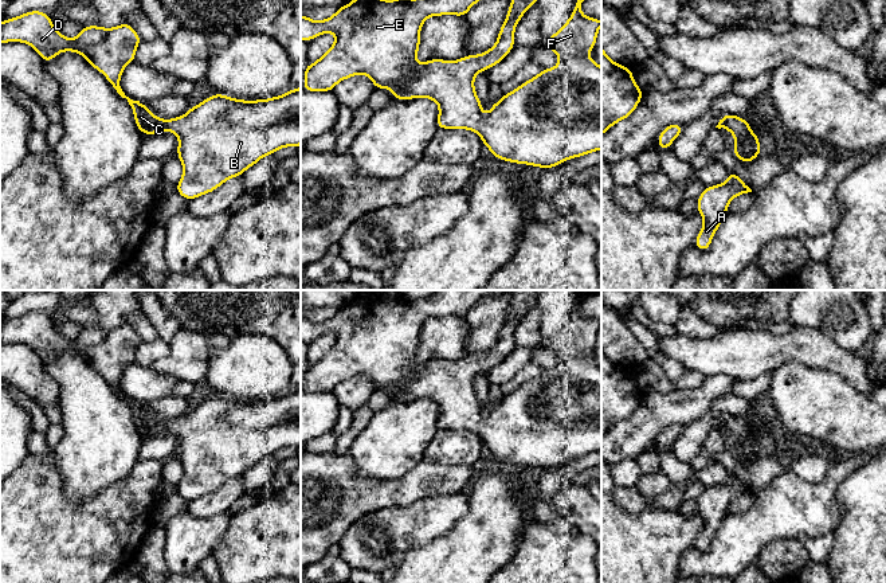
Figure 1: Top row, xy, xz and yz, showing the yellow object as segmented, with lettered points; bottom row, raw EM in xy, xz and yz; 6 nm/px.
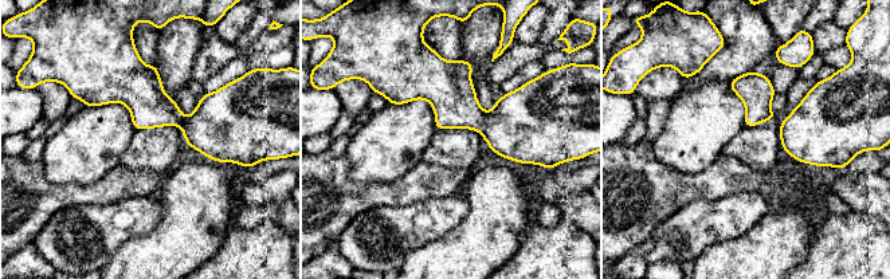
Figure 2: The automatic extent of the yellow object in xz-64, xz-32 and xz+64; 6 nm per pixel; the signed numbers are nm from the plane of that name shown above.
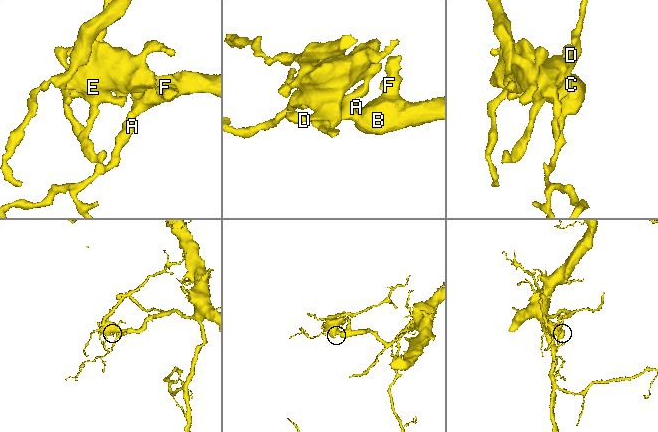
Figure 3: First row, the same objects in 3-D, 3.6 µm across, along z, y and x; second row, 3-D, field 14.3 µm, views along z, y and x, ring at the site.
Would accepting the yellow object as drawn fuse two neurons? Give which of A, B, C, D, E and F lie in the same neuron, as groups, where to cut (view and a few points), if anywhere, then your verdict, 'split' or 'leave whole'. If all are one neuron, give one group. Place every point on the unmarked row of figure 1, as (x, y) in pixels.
A B C D E F; no cut; leave whole

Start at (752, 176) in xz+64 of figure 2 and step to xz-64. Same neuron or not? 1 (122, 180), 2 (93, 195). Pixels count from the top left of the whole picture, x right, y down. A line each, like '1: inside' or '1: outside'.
1: inside
2: inside

